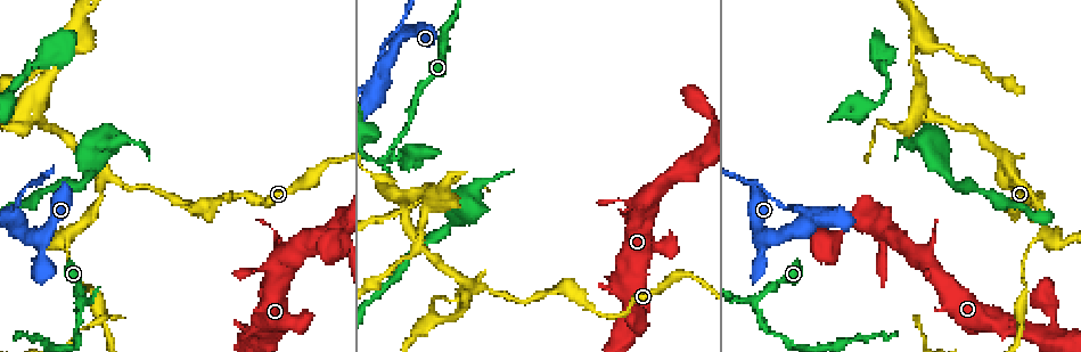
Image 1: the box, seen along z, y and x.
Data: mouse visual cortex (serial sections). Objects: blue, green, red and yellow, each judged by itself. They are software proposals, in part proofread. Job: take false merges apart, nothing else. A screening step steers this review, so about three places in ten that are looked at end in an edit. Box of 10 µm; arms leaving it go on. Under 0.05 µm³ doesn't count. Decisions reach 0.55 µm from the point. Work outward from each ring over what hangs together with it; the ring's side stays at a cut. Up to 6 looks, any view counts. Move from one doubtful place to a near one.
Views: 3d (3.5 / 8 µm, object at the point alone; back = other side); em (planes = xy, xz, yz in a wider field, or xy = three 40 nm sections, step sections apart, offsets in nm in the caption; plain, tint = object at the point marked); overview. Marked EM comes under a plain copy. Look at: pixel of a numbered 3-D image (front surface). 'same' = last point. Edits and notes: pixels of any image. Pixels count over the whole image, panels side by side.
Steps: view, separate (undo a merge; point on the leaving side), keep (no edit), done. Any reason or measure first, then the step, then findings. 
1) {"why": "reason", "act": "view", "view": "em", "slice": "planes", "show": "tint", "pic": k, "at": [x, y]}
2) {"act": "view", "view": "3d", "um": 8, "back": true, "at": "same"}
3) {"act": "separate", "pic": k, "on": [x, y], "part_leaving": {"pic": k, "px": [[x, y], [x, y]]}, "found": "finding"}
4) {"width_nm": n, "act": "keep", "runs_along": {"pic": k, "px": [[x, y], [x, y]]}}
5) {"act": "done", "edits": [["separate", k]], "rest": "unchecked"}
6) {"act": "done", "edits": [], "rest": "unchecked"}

{"why": "three arms meet", "act": "view", "view": "3d", "um": 3.5, "pic": 1, "at": [758, 300]}

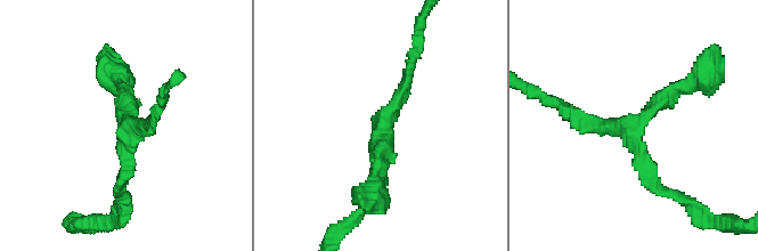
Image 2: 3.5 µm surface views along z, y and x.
{"arms": 3, "arm_widths_nm": [150, 150, 200], "why": "need the tissue", "act": "view", "view": "em", "slice": "xy", "step": 3, "show": "tint", "pic": 2, "at": [123, 125]}

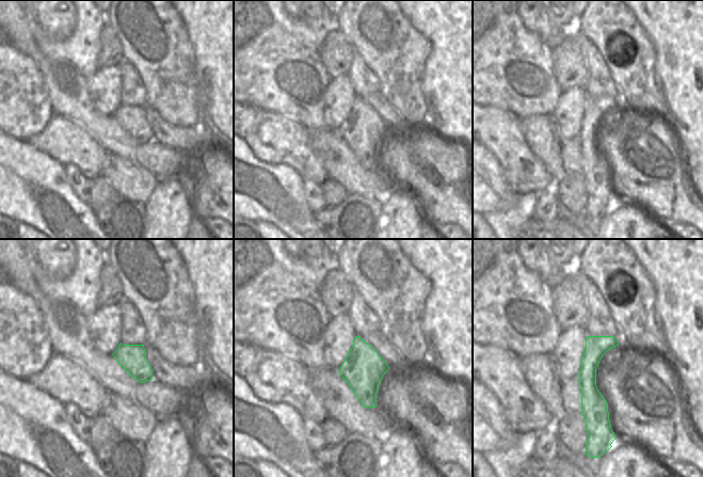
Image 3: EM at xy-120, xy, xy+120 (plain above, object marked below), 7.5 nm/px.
{"width_nm": 320, "act": "keep", "runs_along": {"pic": 3, "px": [[611, 338], [589, 364], [591, 428]]}, "found": "all the same cell"}

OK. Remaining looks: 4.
{"act": "view", "view": "3d", "um": 3.5, "pic": 1, "at": [108, 173]}

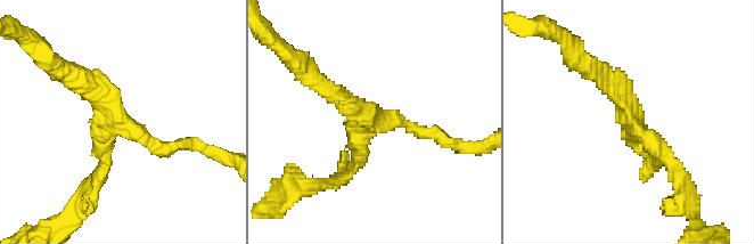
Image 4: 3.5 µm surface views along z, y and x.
{"why": "need the tissue", "act": "view", "view": "em", "slice": "xy", "step": 1, "show": "tint", "pic": 4, "at": [117, 120]}

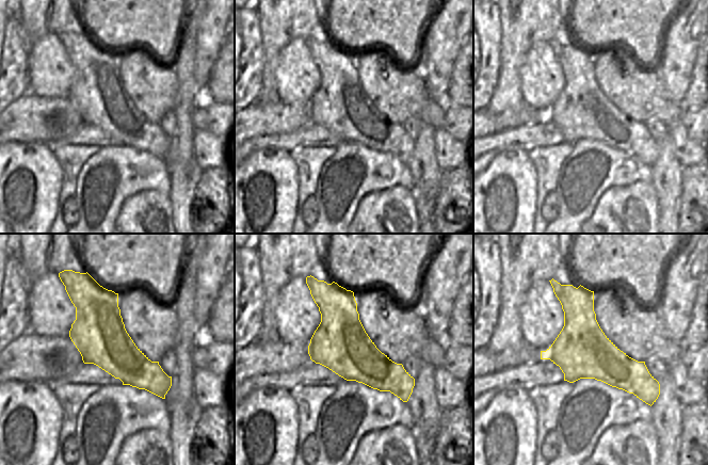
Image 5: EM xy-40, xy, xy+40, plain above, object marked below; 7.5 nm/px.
{"width_nm": 420, "act": "keep", "runs_along": {"pic": 4, "px": [[181, 145], [132, 131], [73, 71]]}, "found": "continuous, no second cell"}

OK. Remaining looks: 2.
{"why": "a narrow waist", "act": "view", "view": "3d", "um": 3.5, "pic": 1, "at": [1023, 270]}

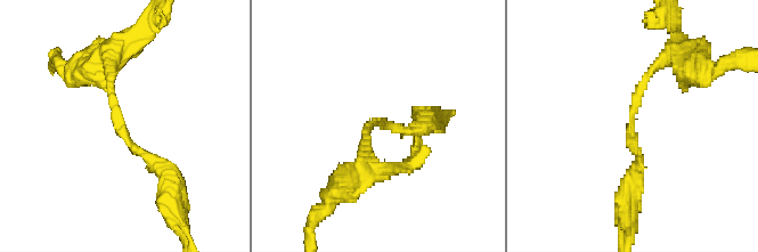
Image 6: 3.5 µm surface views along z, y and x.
{"act": "keep", "runs_along": {"pic": 6, "px": [[111, 56], [114, 119], [170, 178]]}, "found": "one cell here"}

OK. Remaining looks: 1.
{"act": "done", "edits": [], "rest": "unchecked"}

